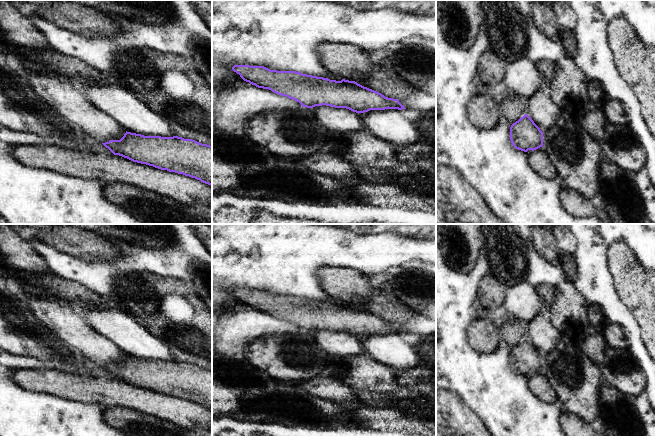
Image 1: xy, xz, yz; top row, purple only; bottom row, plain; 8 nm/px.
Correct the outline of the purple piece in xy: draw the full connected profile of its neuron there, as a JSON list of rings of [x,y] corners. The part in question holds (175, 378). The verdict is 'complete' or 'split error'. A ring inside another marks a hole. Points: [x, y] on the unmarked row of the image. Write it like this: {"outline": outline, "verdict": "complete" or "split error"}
{"outline": [[[127,356],[120,364],[102,367],[114,379],[161,394],[183,398],[212,410],[212,370],[182,361],[144,360]]], "verdict": "complete"}

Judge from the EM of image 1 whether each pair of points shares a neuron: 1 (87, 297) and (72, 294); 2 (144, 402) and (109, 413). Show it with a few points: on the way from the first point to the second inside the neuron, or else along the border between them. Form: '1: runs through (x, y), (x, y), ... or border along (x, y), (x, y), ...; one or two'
1: runs through (83, 297), (76, 294); one
2: border along (105, 406), (123, 406), (149, 414); two

